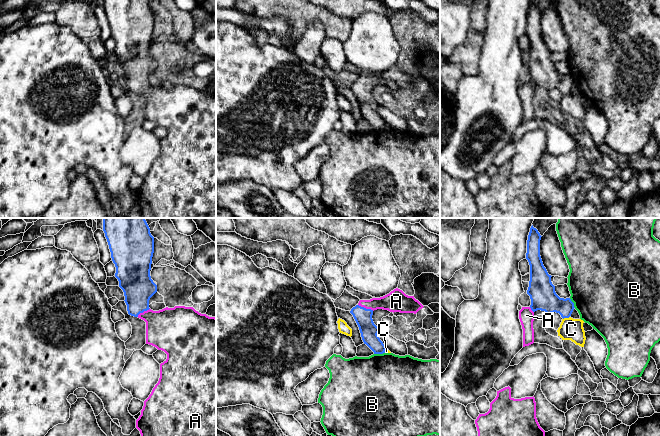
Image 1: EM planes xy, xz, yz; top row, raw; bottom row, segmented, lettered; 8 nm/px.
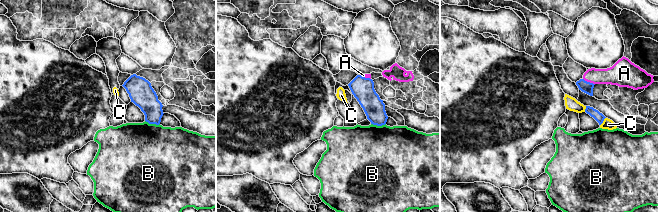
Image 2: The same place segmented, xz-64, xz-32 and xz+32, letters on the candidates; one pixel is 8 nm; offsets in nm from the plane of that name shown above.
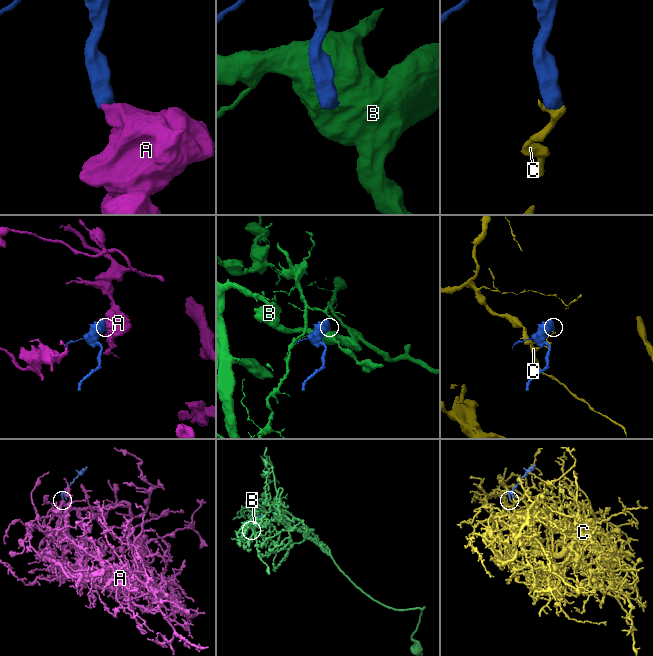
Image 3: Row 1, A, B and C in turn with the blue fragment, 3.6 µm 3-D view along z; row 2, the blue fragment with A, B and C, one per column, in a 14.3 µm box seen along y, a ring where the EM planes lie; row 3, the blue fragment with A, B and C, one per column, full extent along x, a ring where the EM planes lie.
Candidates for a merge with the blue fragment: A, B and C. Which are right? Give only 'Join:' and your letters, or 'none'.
Join: A

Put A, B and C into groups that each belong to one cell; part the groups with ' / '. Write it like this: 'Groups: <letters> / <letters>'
Groups: A / B / C

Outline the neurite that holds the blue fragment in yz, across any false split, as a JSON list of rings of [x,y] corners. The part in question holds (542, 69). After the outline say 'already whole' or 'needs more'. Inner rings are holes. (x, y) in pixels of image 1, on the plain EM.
[[[533,1],[527,16],[526,35],[530,41],[530,57],[527,70],[530,72],[531,81],[522,83],[519,87],[519,95],[523,105],[523,123],[534,119],[534,88],[545,87],[547,90],[559,89],[561,93],[569,94],[574,86],[574,79],[570,74],[560,74],[555,68],[555,62],[551,58],[540,32],[541,11]]]; needs more

